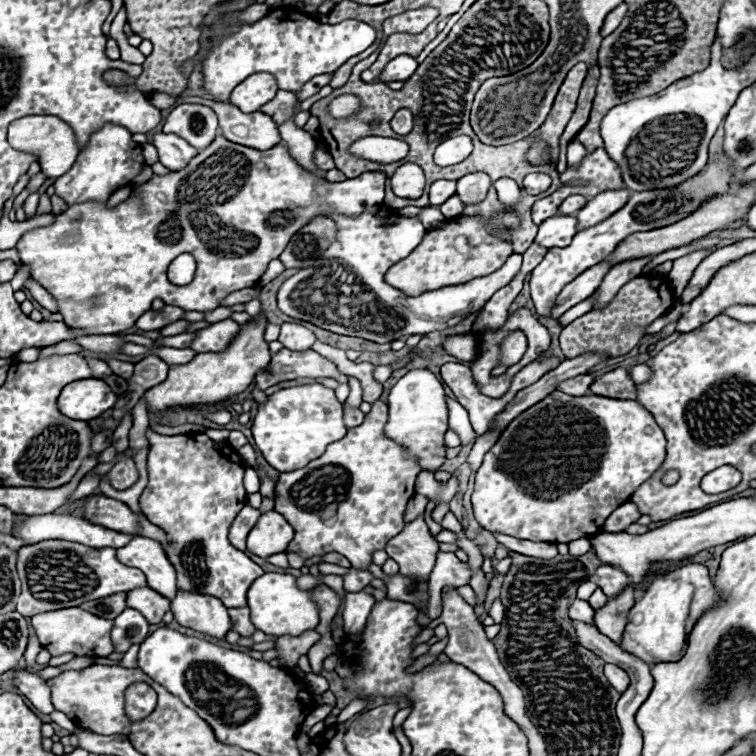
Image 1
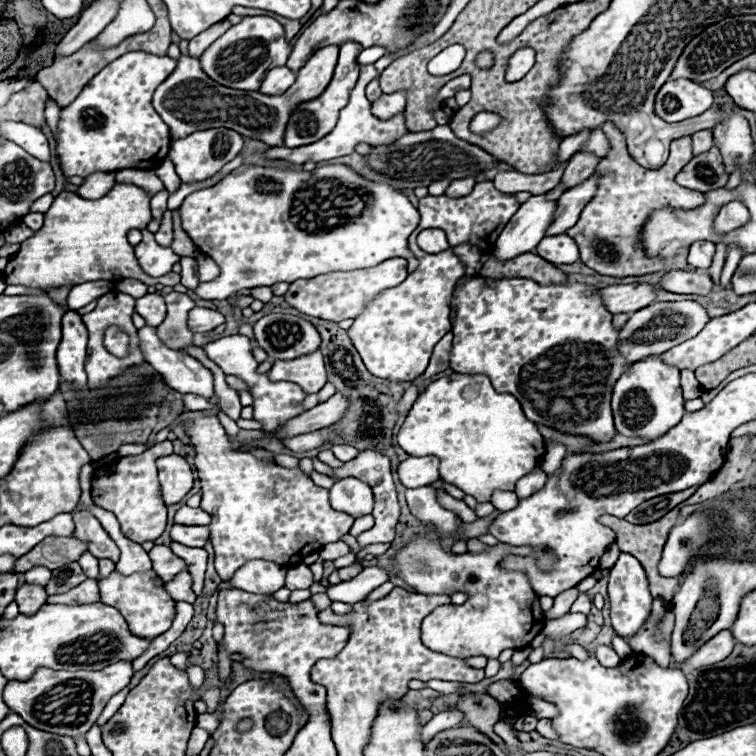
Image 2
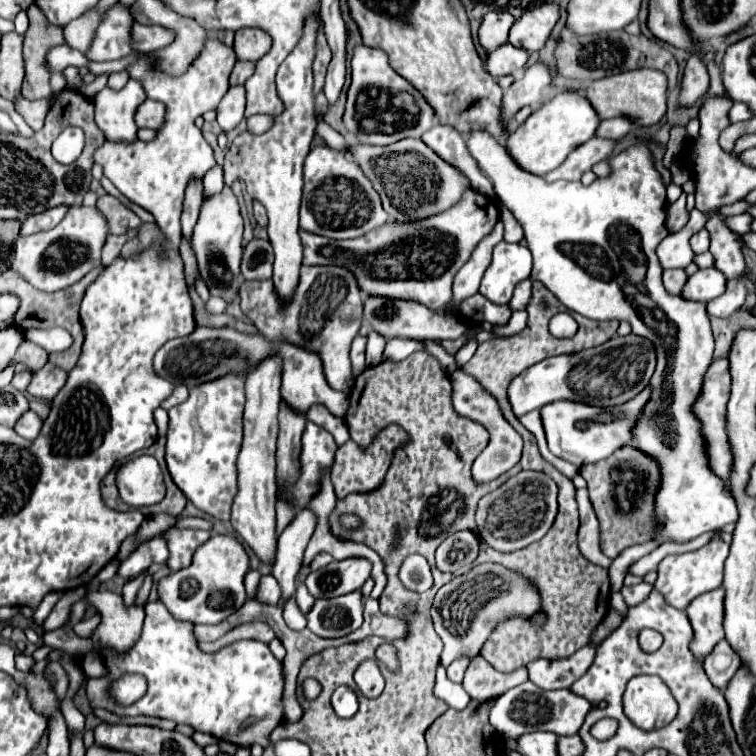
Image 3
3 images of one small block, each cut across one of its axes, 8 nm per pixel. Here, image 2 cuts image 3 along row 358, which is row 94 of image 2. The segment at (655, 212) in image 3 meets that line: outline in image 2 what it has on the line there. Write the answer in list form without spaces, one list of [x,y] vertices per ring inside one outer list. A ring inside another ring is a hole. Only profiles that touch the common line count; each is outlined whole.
[[[686,78],[668,80],[656,96],[656,114],[666,122],[682,122],[694,118],[712,108],[714,98],[702,84]]]

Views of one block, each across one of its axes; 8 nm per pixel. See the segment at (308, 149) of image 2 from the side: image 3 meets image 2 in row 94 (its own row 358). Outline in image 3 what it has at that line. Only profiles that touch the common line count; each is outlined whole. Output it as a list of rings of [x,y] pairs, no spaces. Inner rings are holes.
[[[356,336],[350,348],[350,360],[352,360],[352,372],[354,376],[358,376],[366,364],[364,364],[364,354],[366,354],[366,338],[364,336]]]

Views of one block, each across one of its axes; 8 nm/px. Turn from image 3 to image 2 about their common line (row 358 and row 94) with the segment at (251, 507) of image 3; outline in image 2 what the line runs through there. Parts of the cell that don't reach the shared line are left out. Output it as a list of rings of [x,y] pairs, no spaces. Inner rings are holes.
[[[286,66],[272,68],[272,70],[268,70],[268,74],[264,76],[262,86],[260,86],[260,92],[266,94],[266,96],[284,94],[284,92],[290,88],[290,84],[294,84],[294,78],[296,78],[296,74],[294,74],[292,70],[288,70]]]

